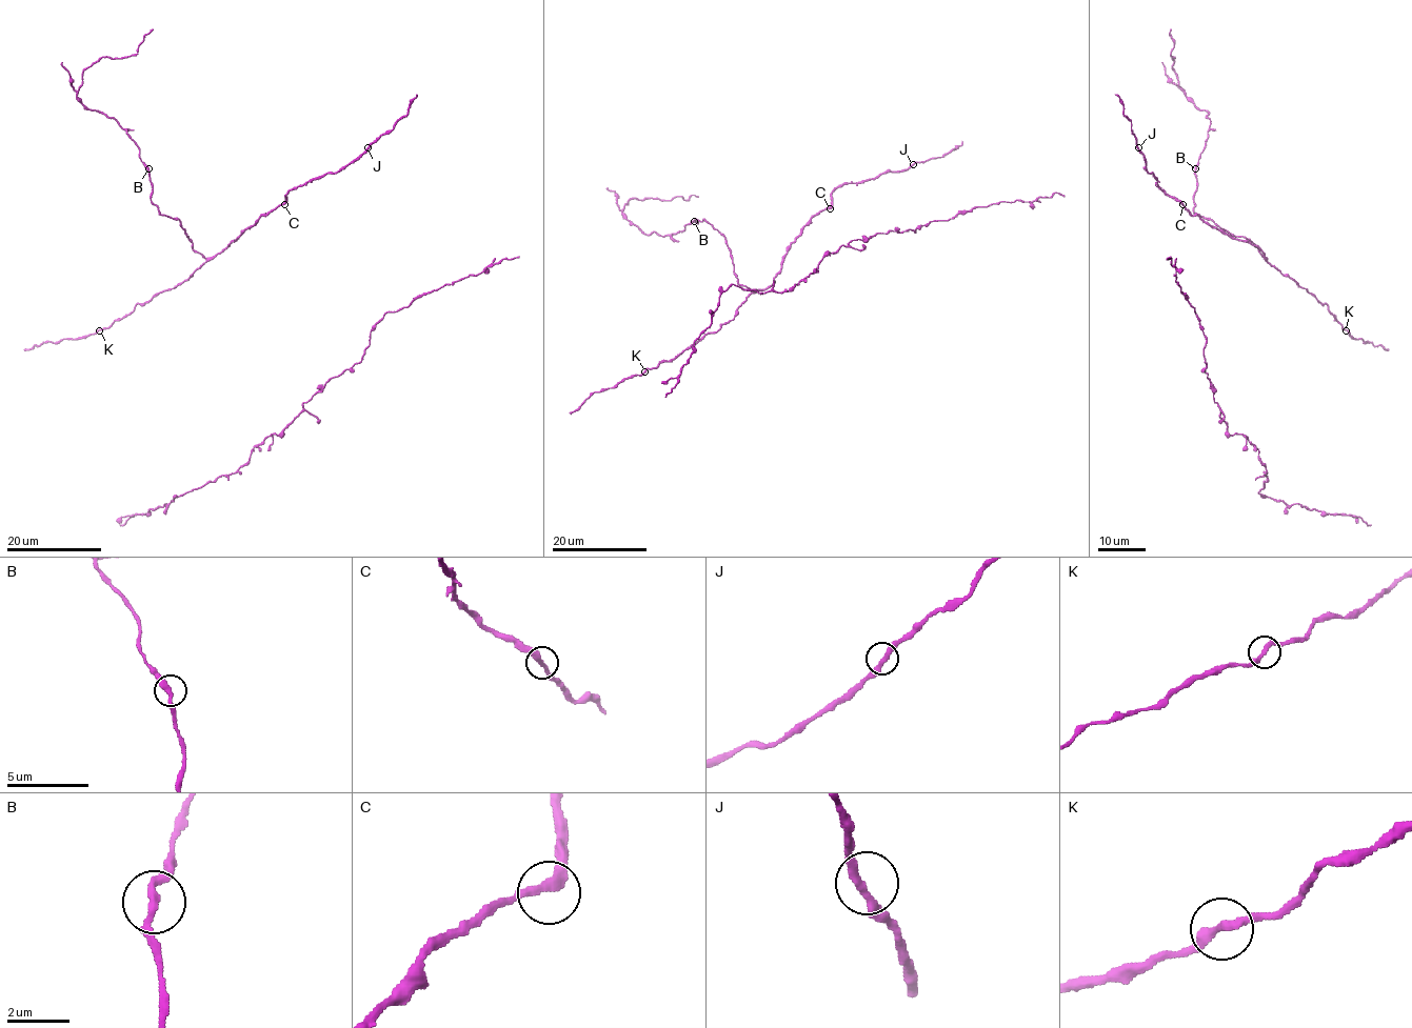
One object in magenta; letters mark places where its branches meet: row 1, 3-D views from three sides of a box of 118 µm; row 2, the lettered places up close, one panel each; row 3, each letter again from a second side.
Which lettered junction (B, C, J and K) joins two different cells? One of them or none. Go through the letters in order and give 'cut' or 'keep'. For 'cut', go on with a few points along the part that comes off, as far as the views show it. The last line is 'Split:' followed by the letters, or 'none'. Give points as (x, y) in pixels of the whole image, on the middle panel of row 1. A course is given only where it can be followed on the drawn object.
B: keep
C: keep
J: keep
K: keep
Split: none

